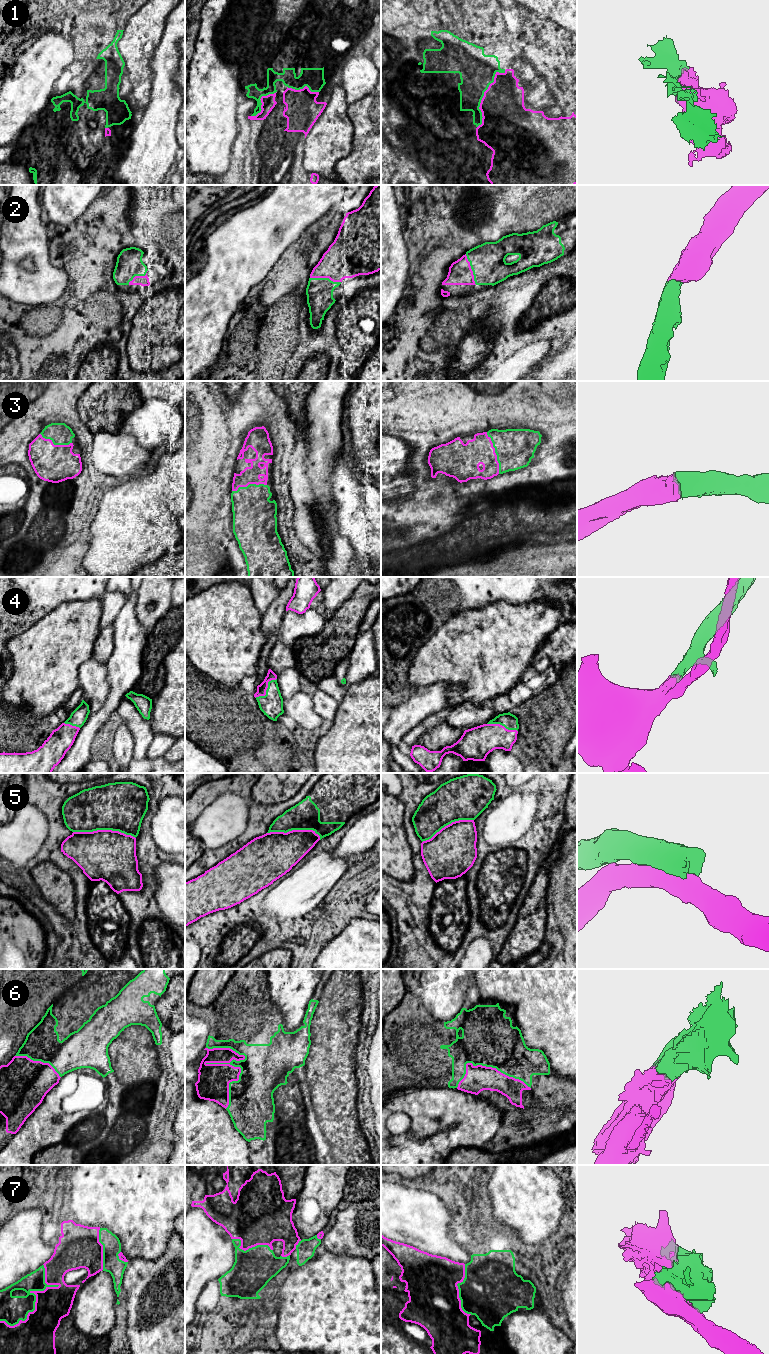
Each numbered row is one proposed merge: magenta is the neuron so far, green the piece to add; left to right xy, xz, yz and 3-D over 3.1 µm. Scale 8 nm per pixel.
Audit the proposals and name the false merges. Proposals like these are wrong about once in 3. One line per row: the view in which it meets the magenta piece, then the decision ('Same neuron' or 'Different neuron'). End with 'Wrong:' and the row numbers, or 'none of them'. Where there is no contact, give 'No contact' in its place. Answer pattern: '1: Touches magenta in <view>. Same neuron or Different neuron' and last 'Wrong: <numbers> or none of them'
1: Touches magenta in yz. Different neuron
2: Touches magenta in xz. Same neuron
3: Touches magenta in yz. Same neuron
4: Touches magenta in xz. Same neuron
5: Touches magenta in xy. Different neuron
6: Touches magenta in xz. Same neuron
7: Touches magenta in xy. Same neuron
Wrong: 1, 5

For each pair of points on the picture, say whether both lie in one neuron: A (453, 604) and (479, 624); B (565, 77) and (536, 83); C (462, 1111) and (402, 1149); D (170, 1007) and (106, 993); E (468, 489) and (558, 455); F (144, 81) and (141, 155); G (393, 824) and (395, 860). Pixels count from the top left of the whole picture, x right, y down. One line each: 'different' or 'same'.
A: different
B: different
C: same
D: different
E: same
F: different
G: same

